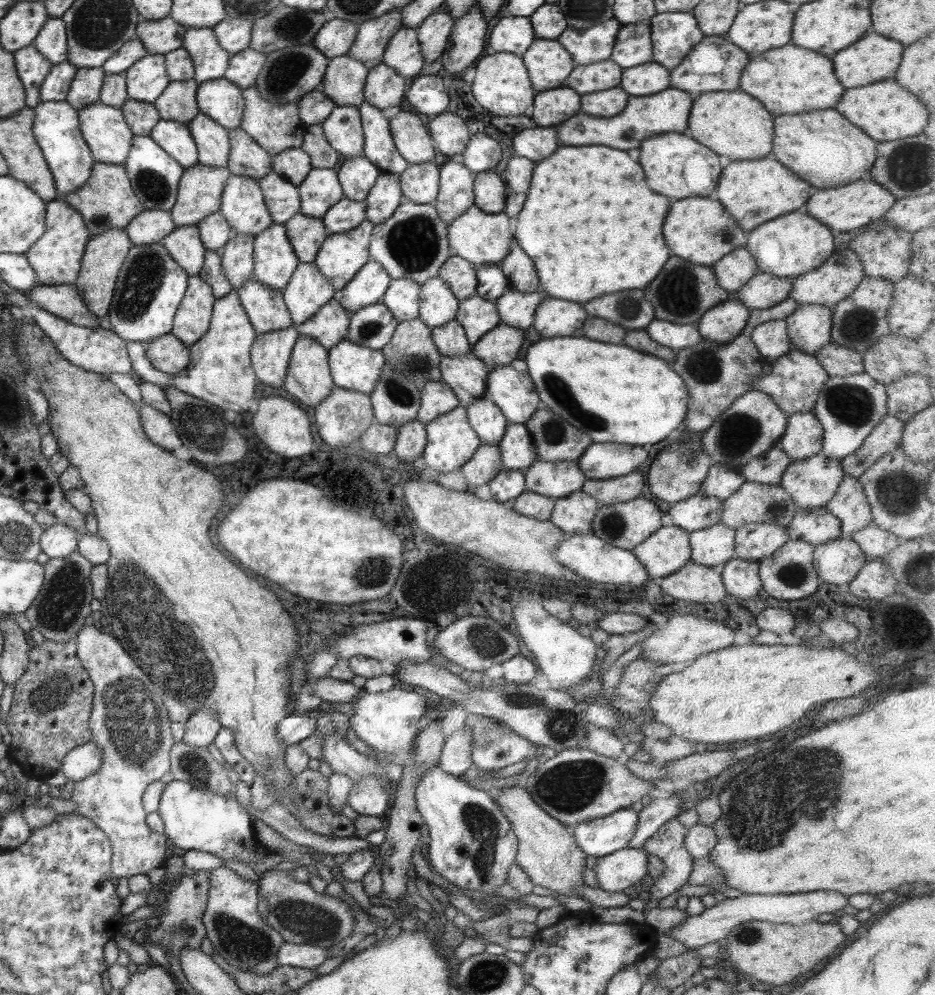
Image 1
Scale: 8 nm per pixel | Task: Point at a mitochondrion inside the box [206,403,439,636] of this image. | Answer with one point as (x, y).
(371, 572)

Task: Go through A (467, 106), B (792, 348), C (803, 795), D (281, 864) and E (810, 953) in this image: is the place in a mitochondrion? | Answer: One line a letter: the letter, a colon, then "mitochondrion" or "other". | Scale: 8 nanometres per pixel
A: other
B: other
C: mitochondrion
D: other
E: other

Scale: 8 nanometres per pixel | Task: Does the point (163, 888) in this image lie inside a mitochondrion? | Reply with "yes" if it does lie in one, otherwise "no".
no

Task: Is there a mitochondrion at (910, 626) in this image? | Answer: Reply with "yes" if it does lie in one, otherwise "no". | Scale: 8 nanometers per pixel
no

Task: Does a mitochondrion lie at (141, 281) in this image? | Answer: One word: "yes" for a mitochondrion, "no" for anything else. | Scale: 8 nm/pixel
yes

